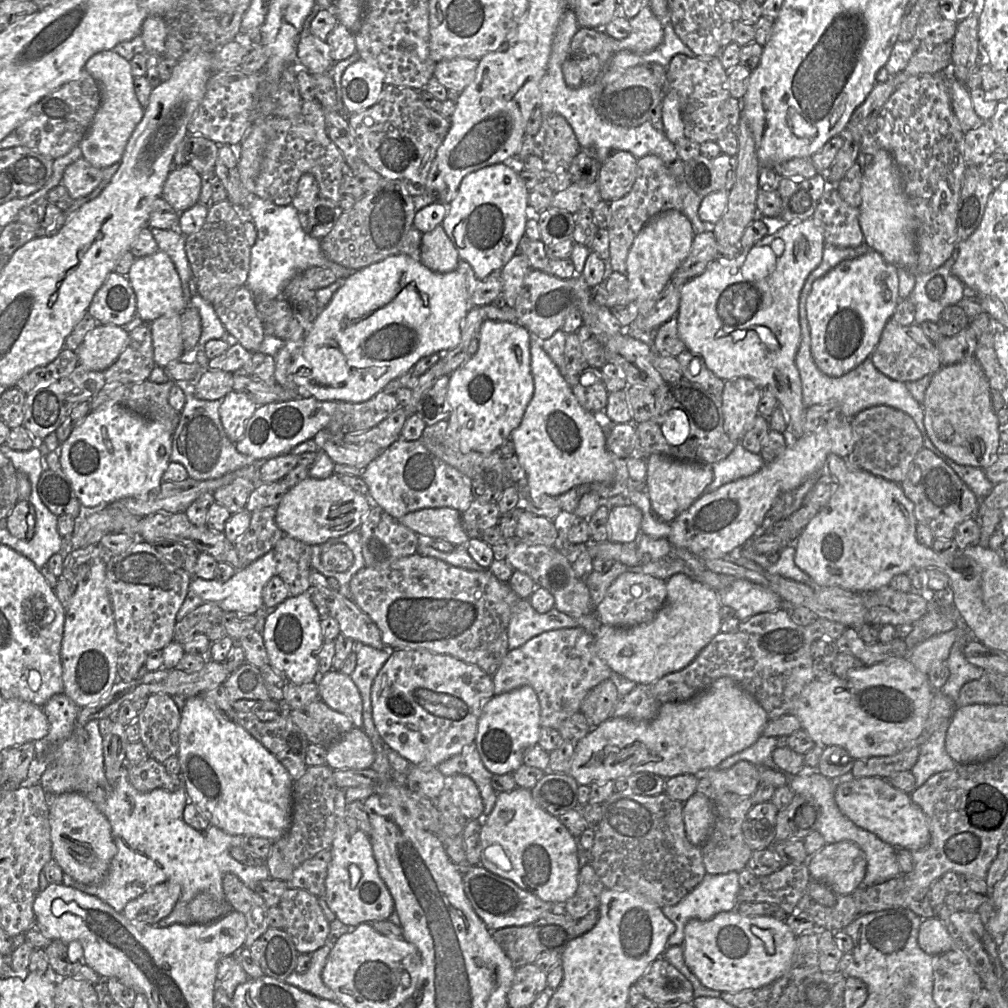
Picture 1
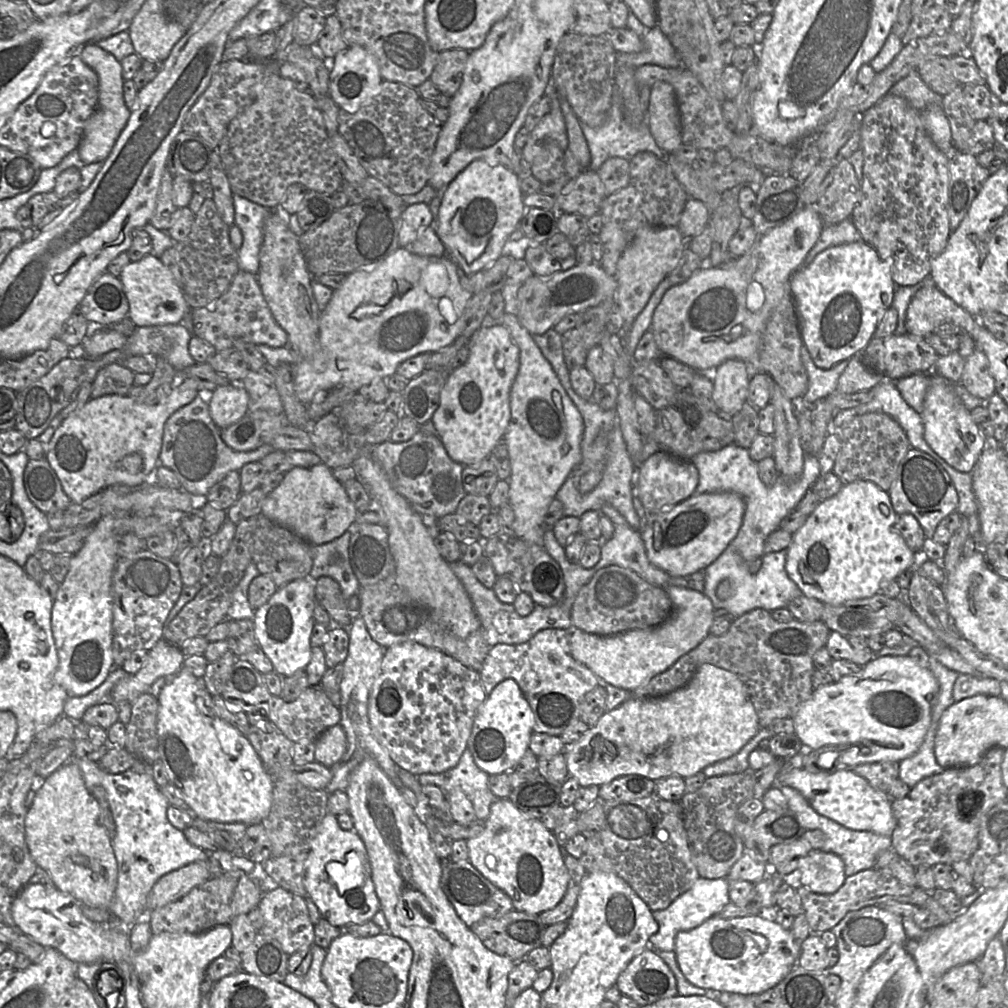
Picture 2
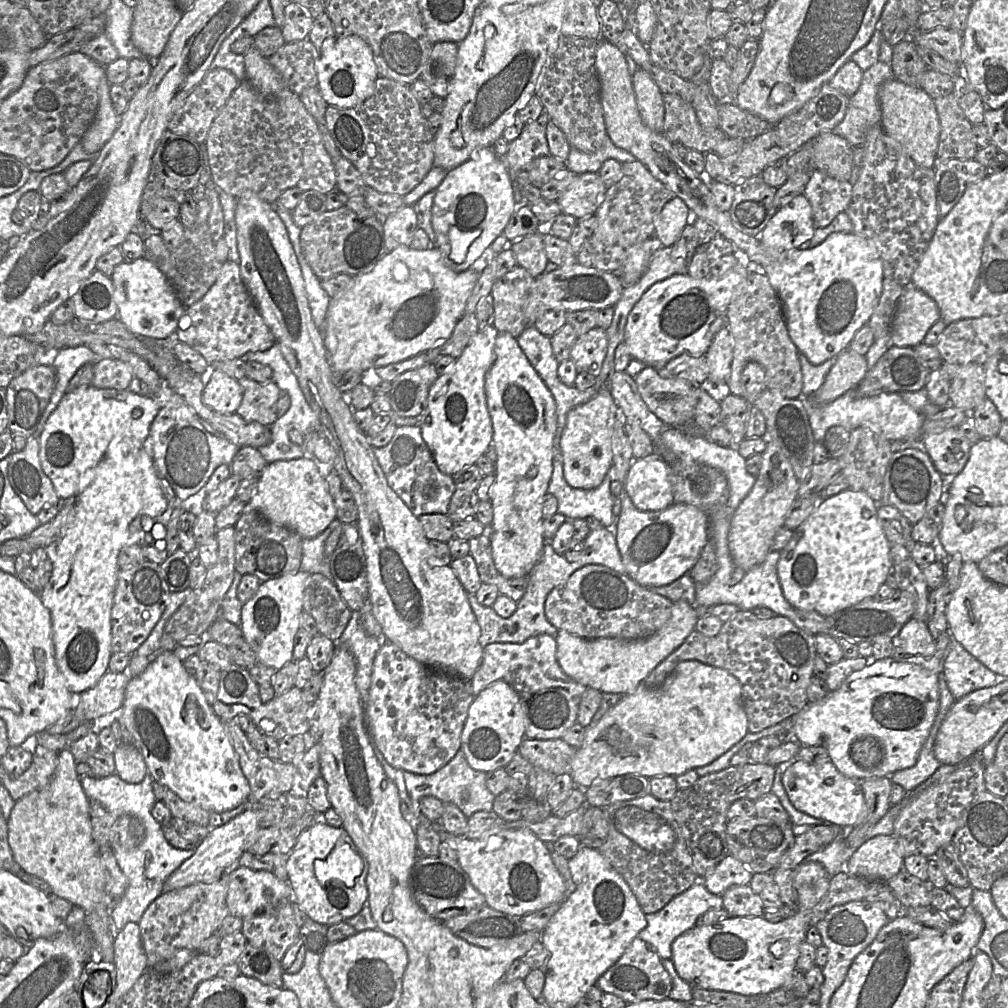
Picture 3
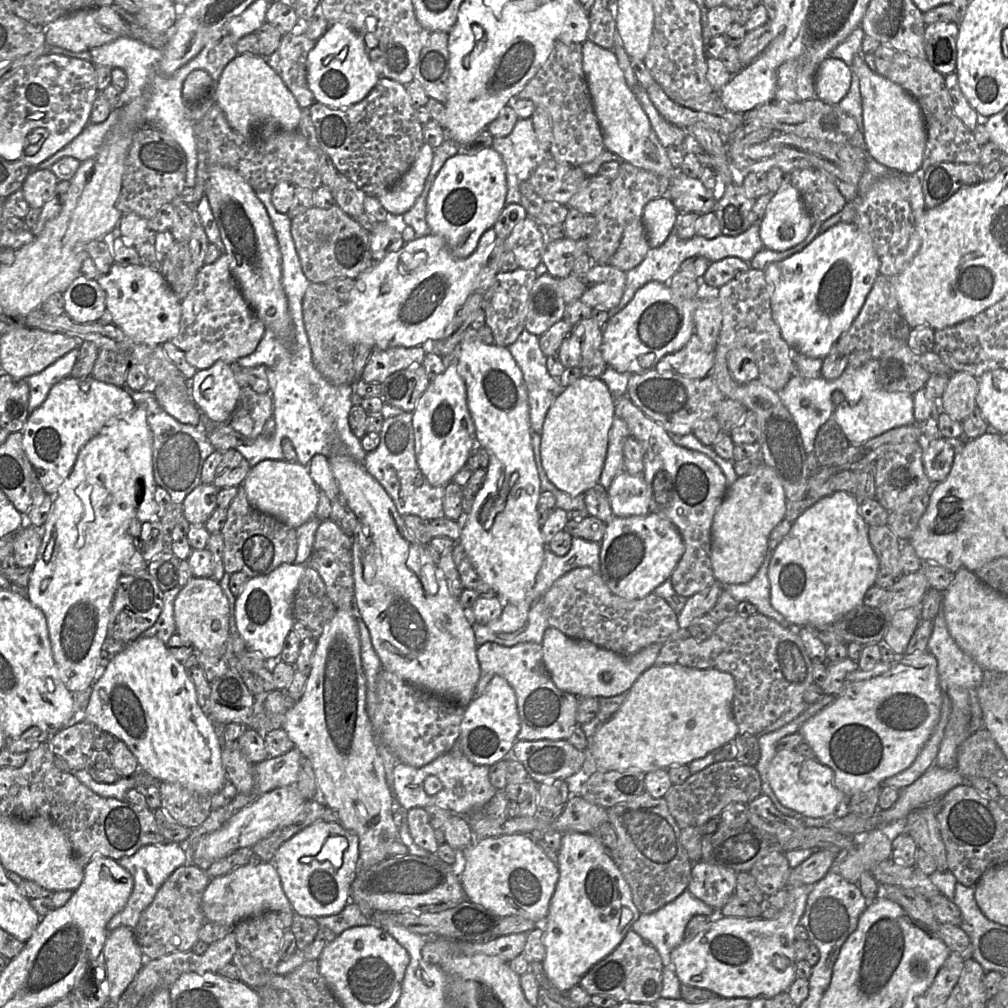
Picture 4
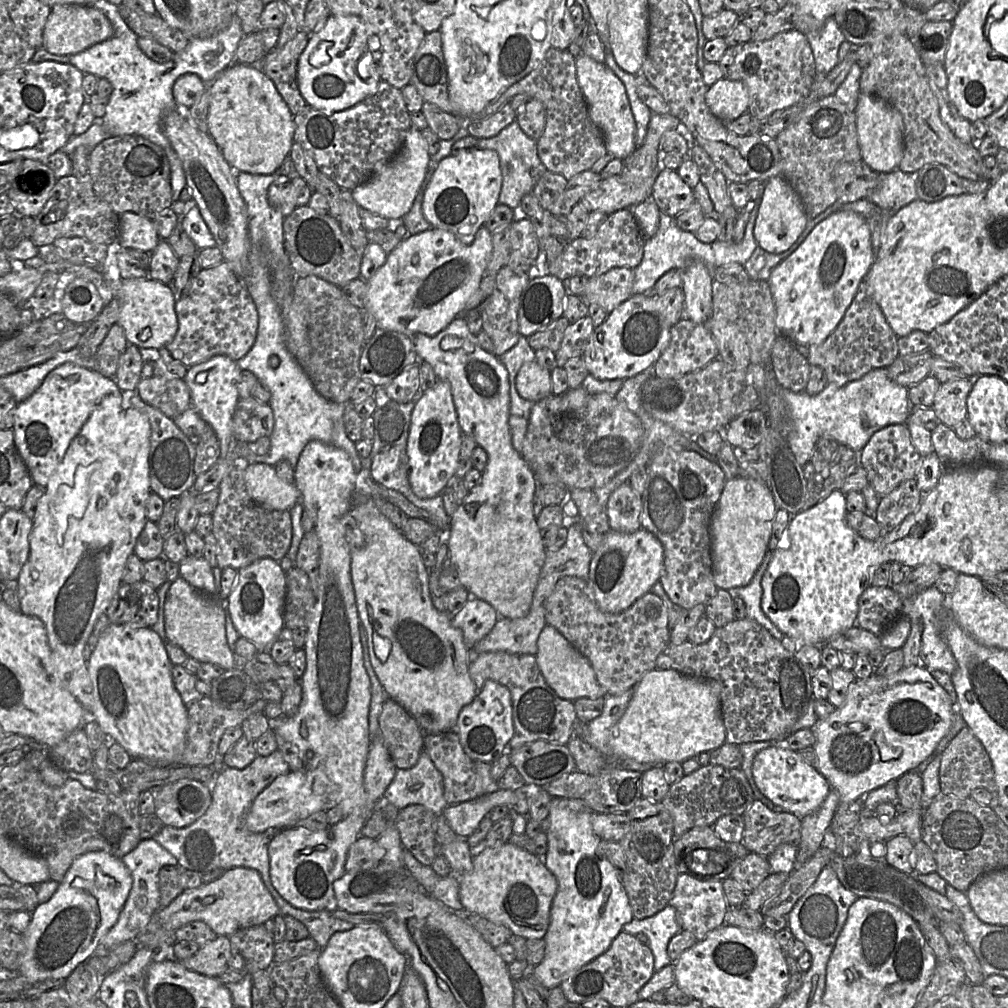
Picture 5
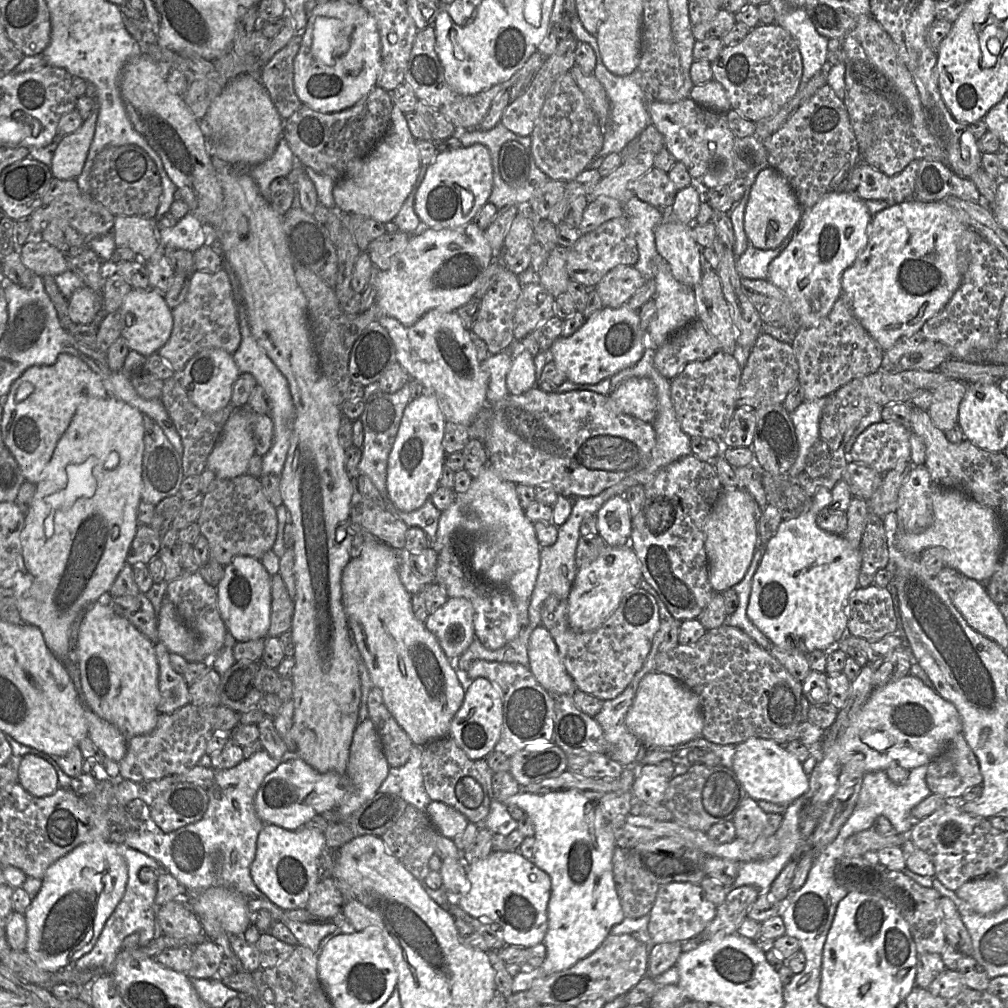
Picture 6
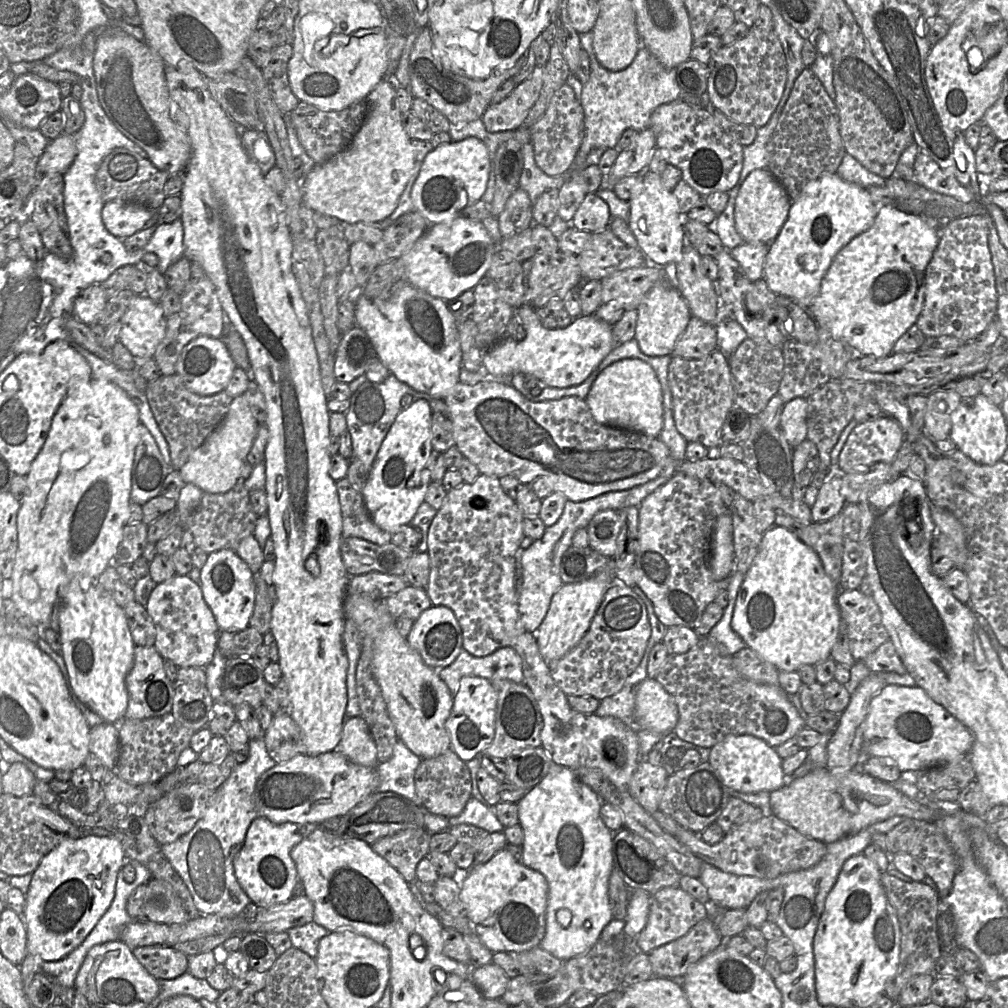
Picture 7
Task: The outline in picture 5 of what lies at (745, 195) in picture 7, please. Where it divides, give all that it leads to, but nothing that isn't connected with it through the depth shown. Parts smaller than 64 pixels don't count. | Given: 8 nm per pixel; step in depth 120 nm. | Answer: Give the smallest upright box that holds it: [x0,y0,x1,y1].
[754,175,808,254]

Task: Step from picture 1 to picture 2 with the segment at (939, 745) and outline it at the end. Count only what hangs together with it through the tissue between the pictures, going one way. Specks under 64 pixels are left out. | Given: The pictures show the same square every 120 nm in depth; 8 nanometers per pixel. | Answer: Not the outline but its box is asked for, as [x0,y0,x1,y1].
[899,727,946,788]

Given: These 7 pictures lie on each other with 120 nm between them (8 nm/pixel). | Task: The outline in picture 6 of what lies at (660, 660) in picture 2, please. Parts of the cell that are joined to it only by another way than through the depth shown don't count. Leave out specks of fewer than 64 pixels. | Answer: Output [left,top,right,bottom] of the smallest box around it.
[528,625,578,695]

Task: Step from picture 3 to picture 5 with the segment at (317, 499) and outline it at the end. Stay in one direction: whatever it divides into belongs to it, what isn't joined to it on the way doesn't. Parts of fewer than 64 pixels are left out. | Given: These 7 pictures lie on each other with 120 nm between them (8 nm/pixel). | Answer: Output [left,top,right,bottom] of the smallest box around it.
[245,463,301,511]

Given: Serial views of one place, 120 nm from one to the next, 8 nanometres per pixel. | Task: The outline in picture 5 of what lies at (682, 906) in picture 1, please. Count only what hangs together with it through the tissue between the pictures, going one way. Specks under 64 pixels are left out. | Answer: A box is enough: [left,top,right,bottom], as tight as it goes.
[623,905,681,972]

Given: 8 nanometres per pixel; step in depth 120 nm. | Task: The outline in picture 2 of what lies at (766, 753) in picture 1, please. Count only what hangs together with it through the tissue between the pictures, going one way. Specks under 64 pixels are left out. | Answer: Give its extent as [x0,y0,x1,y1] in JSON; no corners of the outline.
[702,728,774,778]

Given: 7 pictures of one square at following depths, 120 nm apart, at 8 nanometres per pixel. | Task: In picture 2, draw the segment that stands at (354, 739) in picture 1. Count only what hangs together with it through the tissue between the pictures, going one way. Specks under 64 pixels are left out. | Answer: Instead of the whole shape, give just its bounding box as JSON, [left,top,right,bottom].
[314,724,347,768]

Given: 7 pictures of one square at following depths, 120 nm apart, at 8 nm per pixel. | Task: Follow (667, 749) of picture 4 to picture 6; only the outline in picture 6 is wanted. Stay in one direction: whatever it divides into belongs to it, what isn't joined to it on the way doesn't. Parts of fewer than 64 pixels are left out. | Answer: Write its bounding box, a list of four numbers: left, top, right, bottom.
[625,671,704,748]

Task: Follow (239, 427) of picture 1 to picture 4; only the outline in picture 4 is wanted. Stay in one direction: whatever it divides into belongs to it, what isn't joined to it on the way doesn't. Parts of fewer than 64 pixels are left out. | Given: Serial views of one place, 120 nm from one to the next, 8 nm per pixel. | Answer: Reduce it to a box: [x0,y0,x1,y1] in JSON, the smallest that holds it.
[189,361,240,421]

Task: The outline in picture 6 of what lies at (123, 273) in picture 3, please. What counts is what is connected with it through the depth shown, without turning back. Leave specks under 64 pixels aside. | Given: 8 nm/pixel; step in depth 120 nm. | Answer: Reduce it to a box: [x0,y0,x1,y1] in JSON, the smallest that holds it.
[120,289,173,357]

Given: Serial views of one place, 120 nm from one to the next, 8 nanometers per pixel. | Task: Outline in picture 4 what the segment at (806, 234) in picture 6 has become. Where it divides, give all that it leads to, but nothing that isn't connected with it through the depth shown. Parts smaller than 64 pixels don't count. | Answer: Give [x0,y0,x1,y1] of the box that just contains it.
[763,222,880,359]

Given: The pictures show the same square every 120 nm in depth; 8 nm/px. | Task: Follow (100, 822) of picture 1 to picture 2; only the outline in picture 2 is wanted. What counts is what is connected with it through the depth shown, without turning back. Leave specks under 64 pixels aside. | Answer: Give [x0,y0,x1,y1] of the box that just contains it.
[25,762,118,910]

